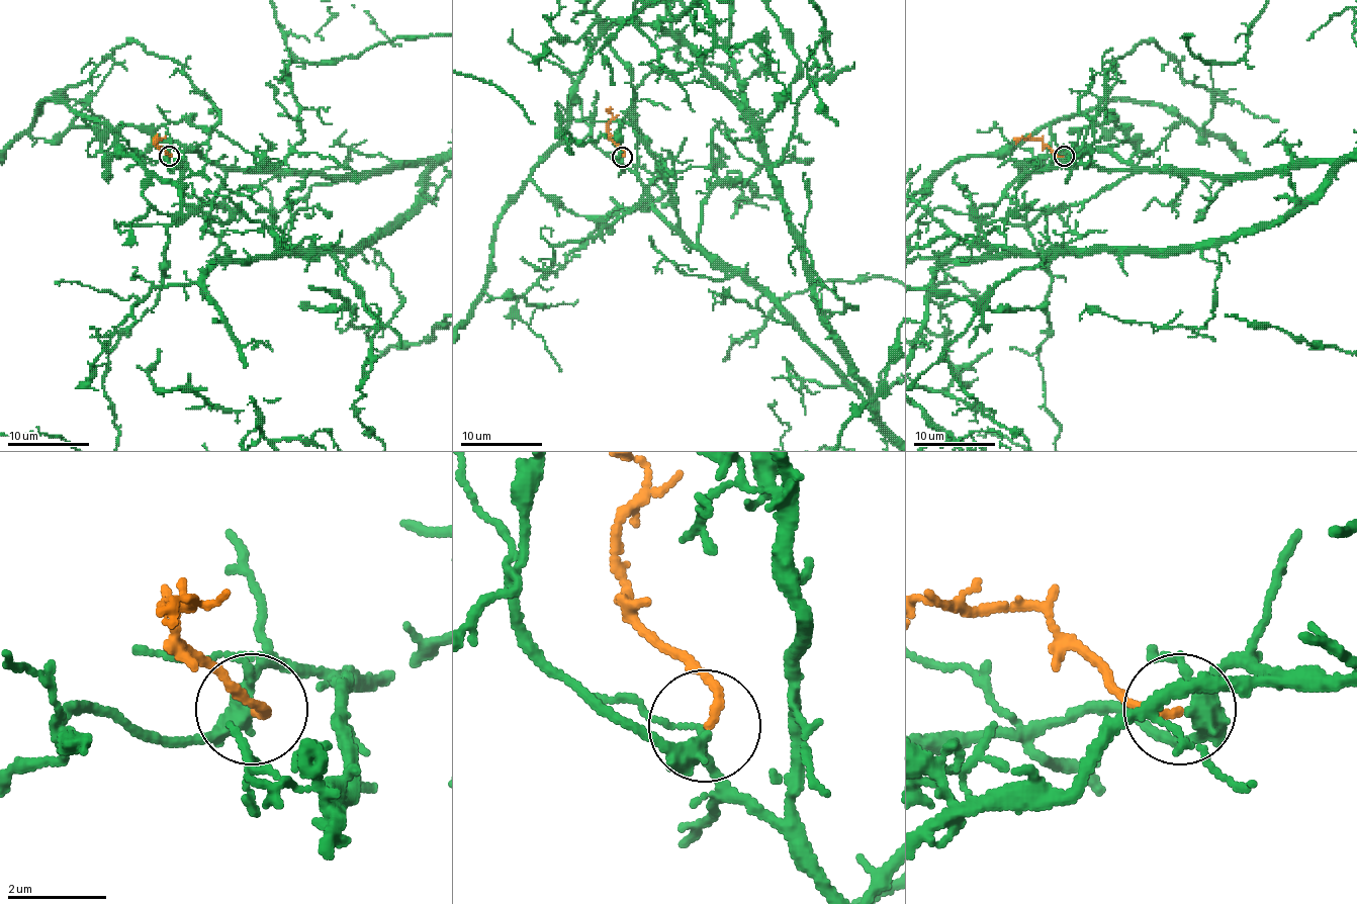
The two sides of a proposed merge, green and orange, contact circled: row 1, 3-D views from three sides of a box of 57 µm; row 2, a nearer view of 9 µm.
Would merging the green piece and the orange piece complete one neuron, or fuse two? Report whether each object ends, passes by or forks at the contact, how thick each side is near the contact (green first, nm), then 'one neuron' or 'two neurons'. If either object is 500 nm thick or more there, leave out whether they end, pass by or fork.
green forks; orange ends; calibres 280 and 170 nm; one neuron

